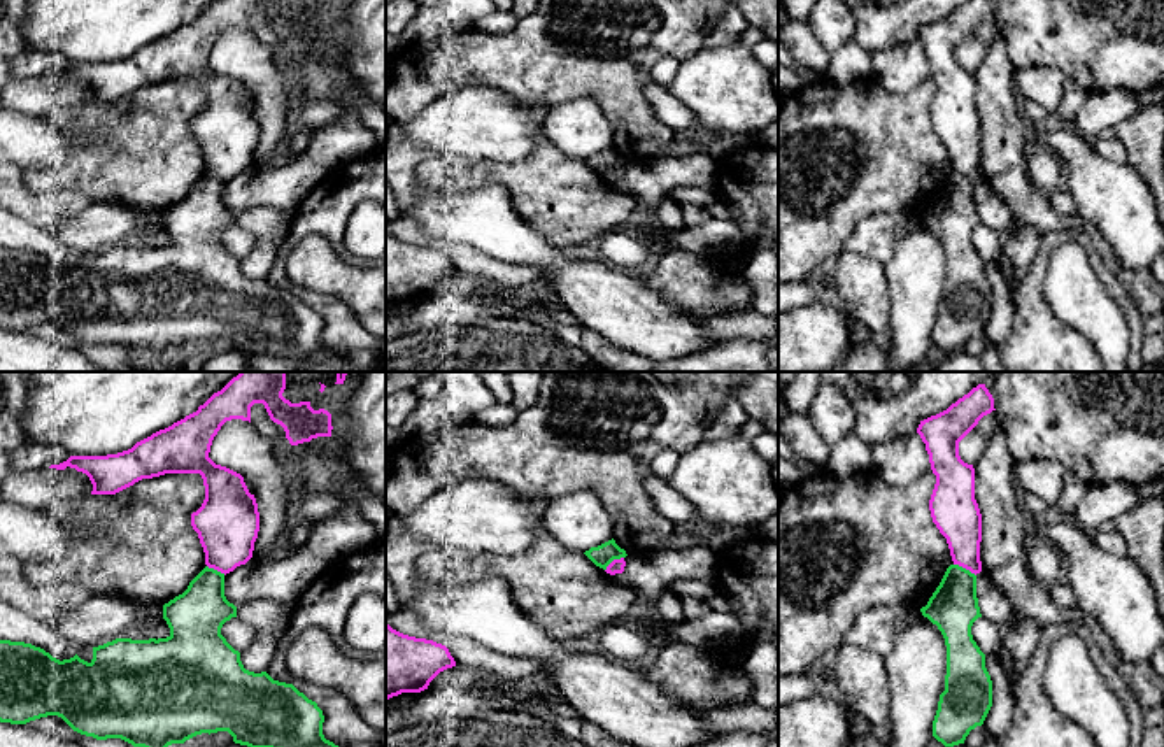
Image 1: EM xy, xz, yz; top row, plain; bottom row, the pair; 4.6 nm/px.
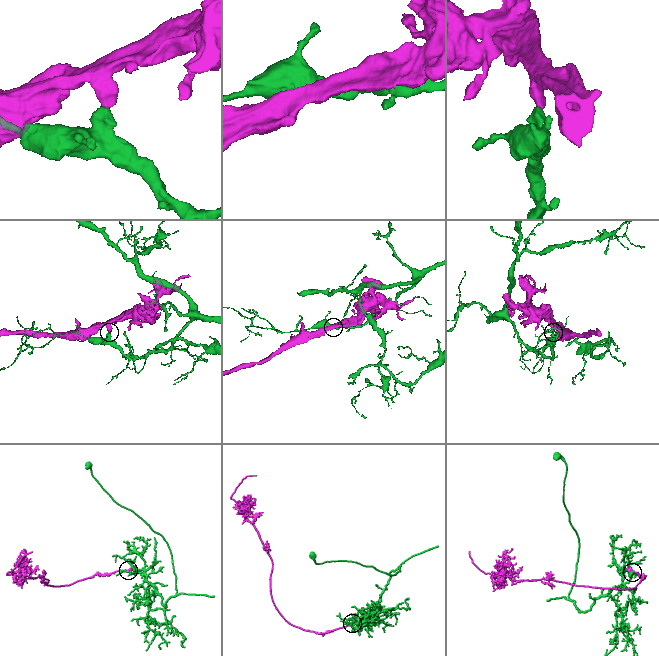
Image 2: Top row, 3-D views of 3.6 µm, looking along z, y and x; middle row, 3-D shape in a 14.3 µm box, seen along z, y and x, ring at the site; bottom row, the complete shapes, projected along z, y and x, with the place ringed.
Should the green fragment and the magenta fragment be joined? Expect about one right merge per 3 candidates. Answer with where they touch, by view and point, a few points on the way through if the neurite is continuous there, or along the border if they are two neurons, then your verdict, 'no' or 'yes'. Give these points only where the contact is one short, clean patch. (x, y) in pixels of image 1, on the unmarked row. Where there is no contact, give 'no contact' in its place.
contact yz (965, 176); border yz (954, 170), (975, 183); no

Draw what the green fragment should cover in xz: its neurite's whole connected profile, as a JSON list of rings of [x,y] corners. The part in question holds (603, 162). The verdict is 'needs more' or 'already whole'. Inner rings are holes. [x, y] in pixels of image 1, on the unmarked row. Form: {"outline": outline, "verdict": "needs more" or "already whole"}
{"outline": [[[608,147],[598,154],[591,154],[589,158],[584,160],[596,174],[607,177],[607,174],[614,168],[614,167],[621,167],[626,165],[626,158],[621,156],[615,147]]], "verdict": "already whole"}

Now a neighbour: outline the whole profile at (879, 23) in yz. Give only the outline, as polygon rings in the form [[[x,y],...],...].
[[[843,0],[855,21],[854,37],[869,54],[878,49],[894,47],[915,40],[919,32],[947,18],[952,11],[968,0]]]

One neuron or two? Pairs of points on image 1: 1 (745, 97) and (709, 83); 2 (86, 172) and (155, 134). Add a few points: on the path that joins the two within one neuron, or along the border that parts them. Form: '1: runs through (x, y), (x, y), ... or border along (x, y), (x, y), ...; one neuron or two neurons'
1: runs through (737, 95), (717, 83); one neuron
2: runs through (104, 170), (123, 165), (137, 151); one neuron

